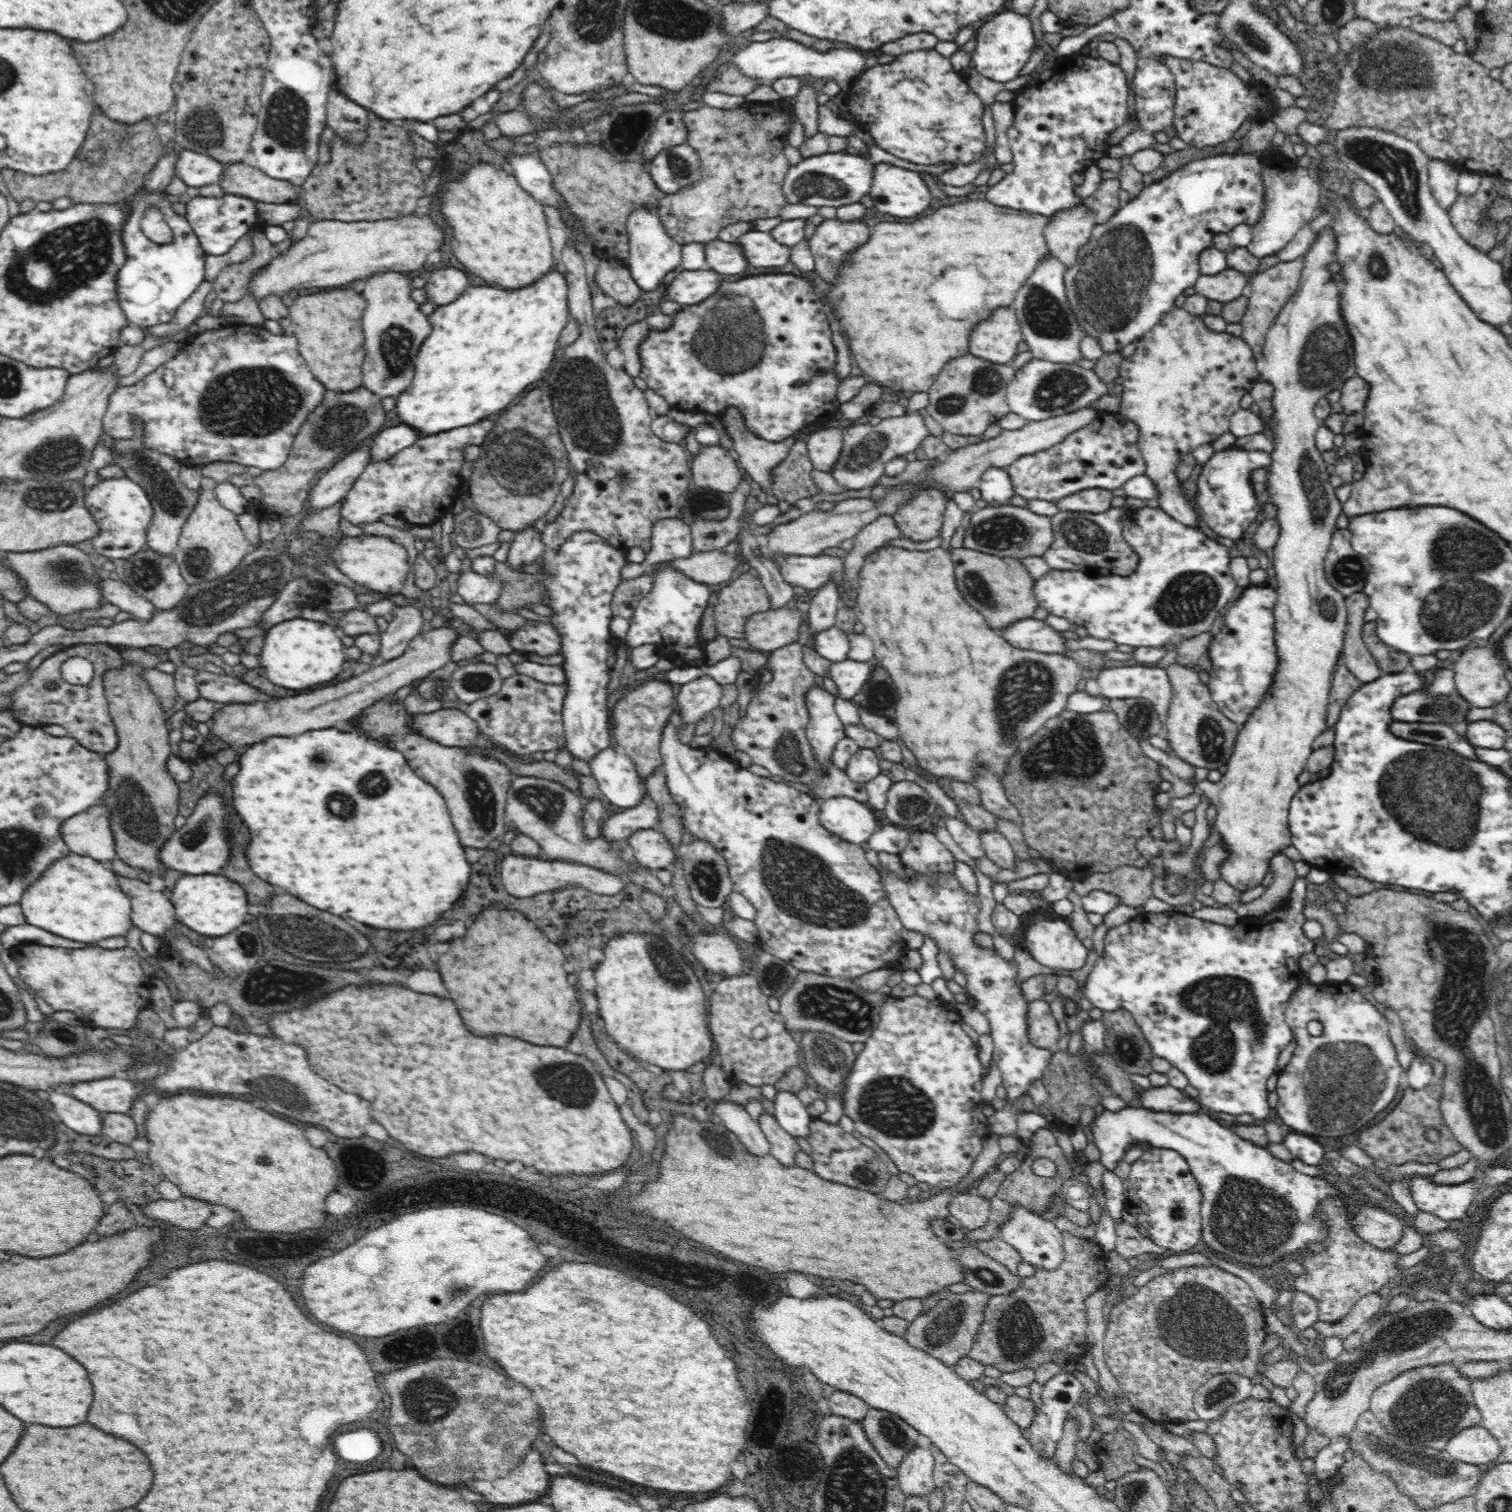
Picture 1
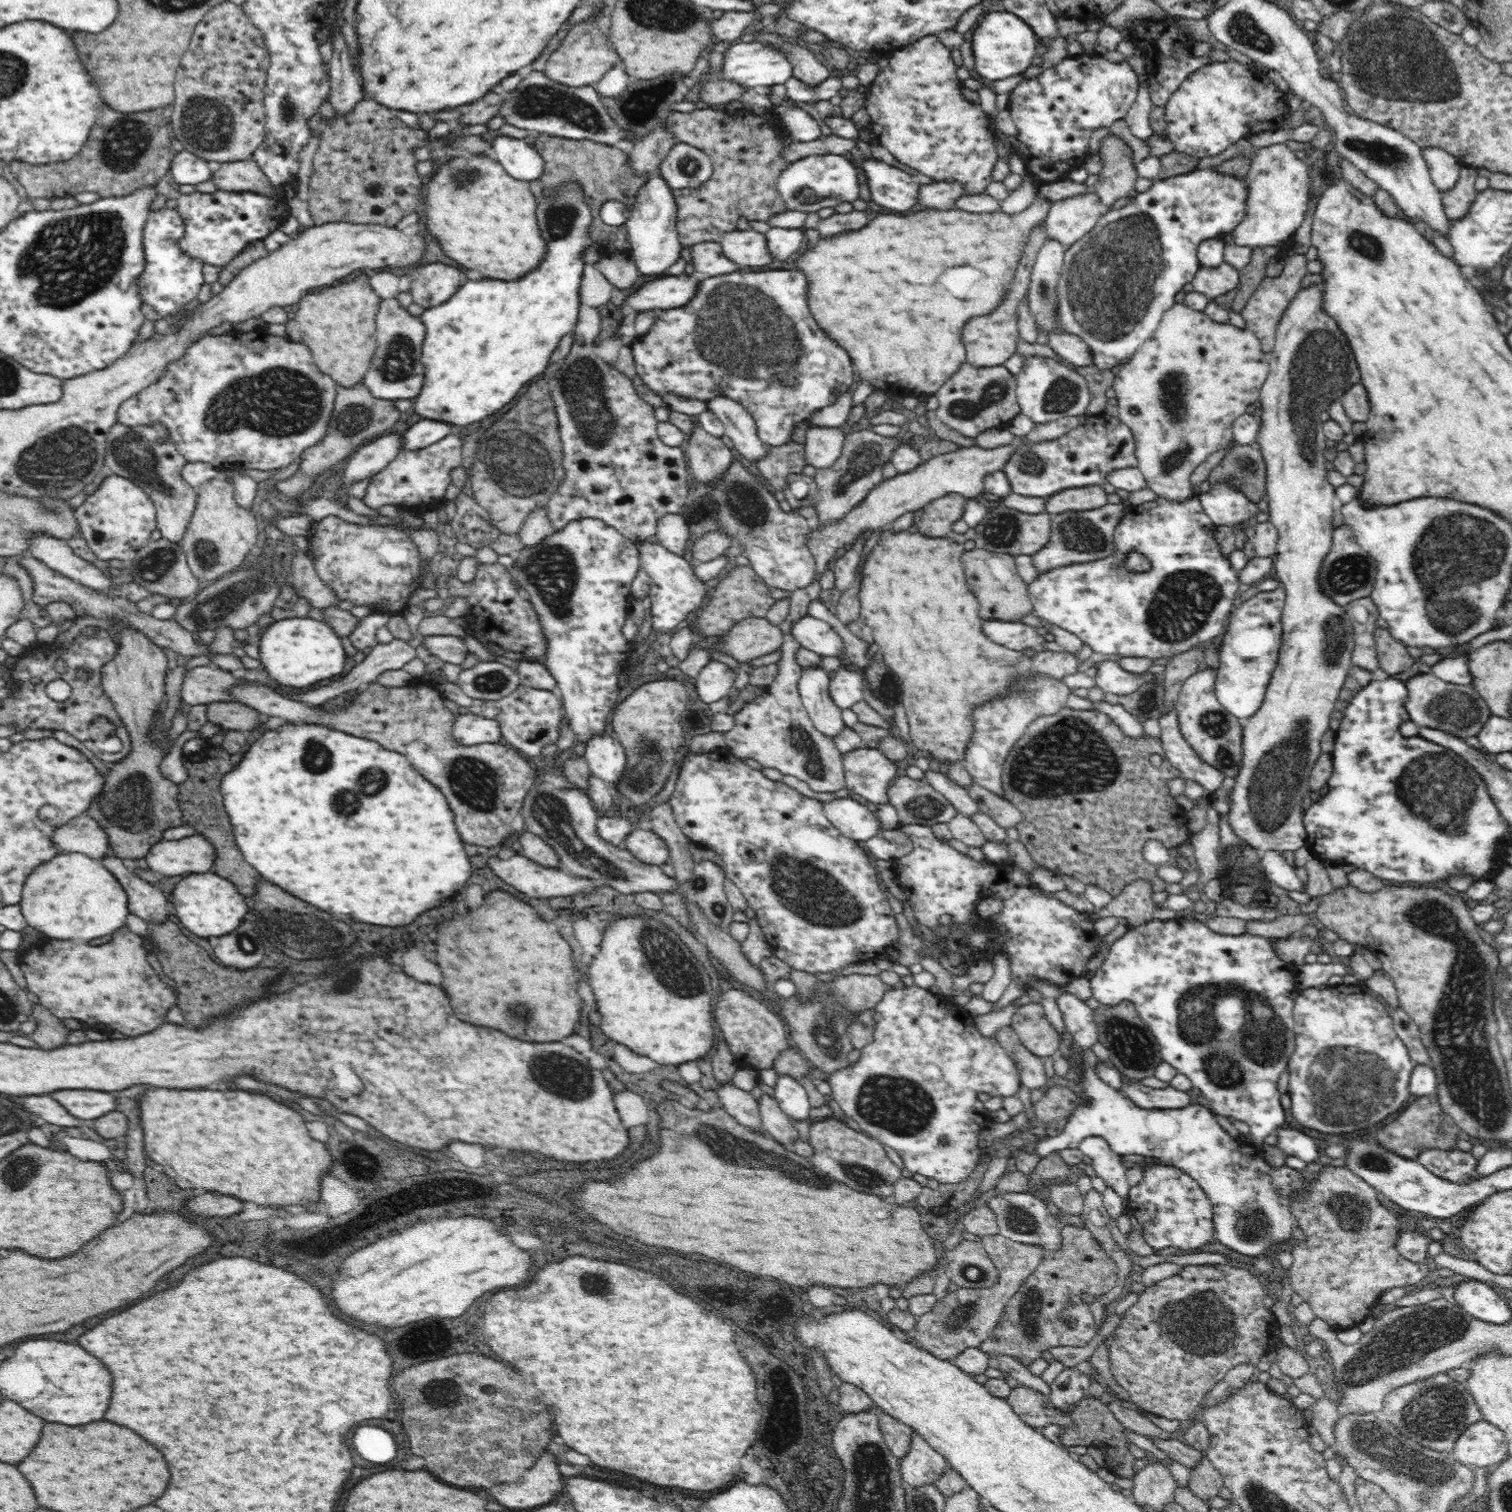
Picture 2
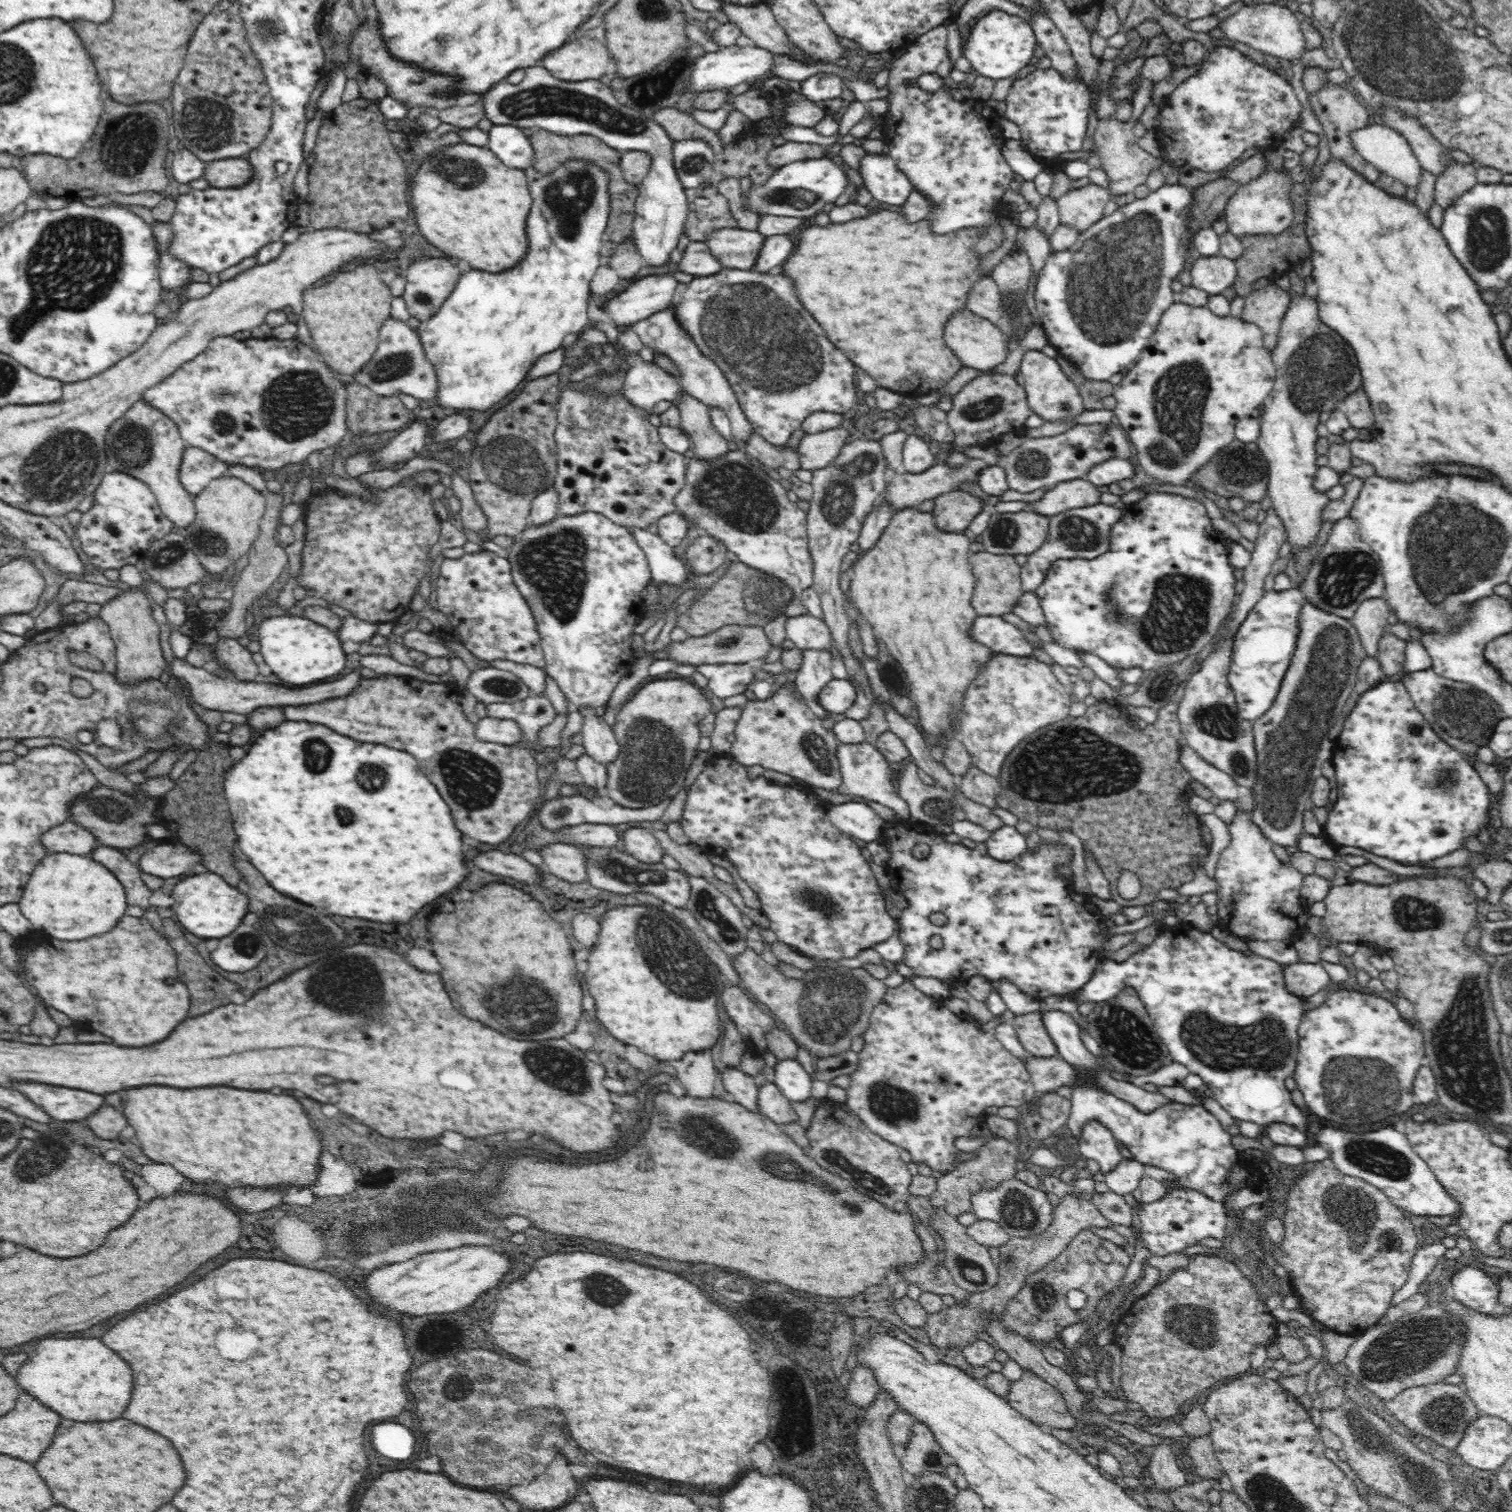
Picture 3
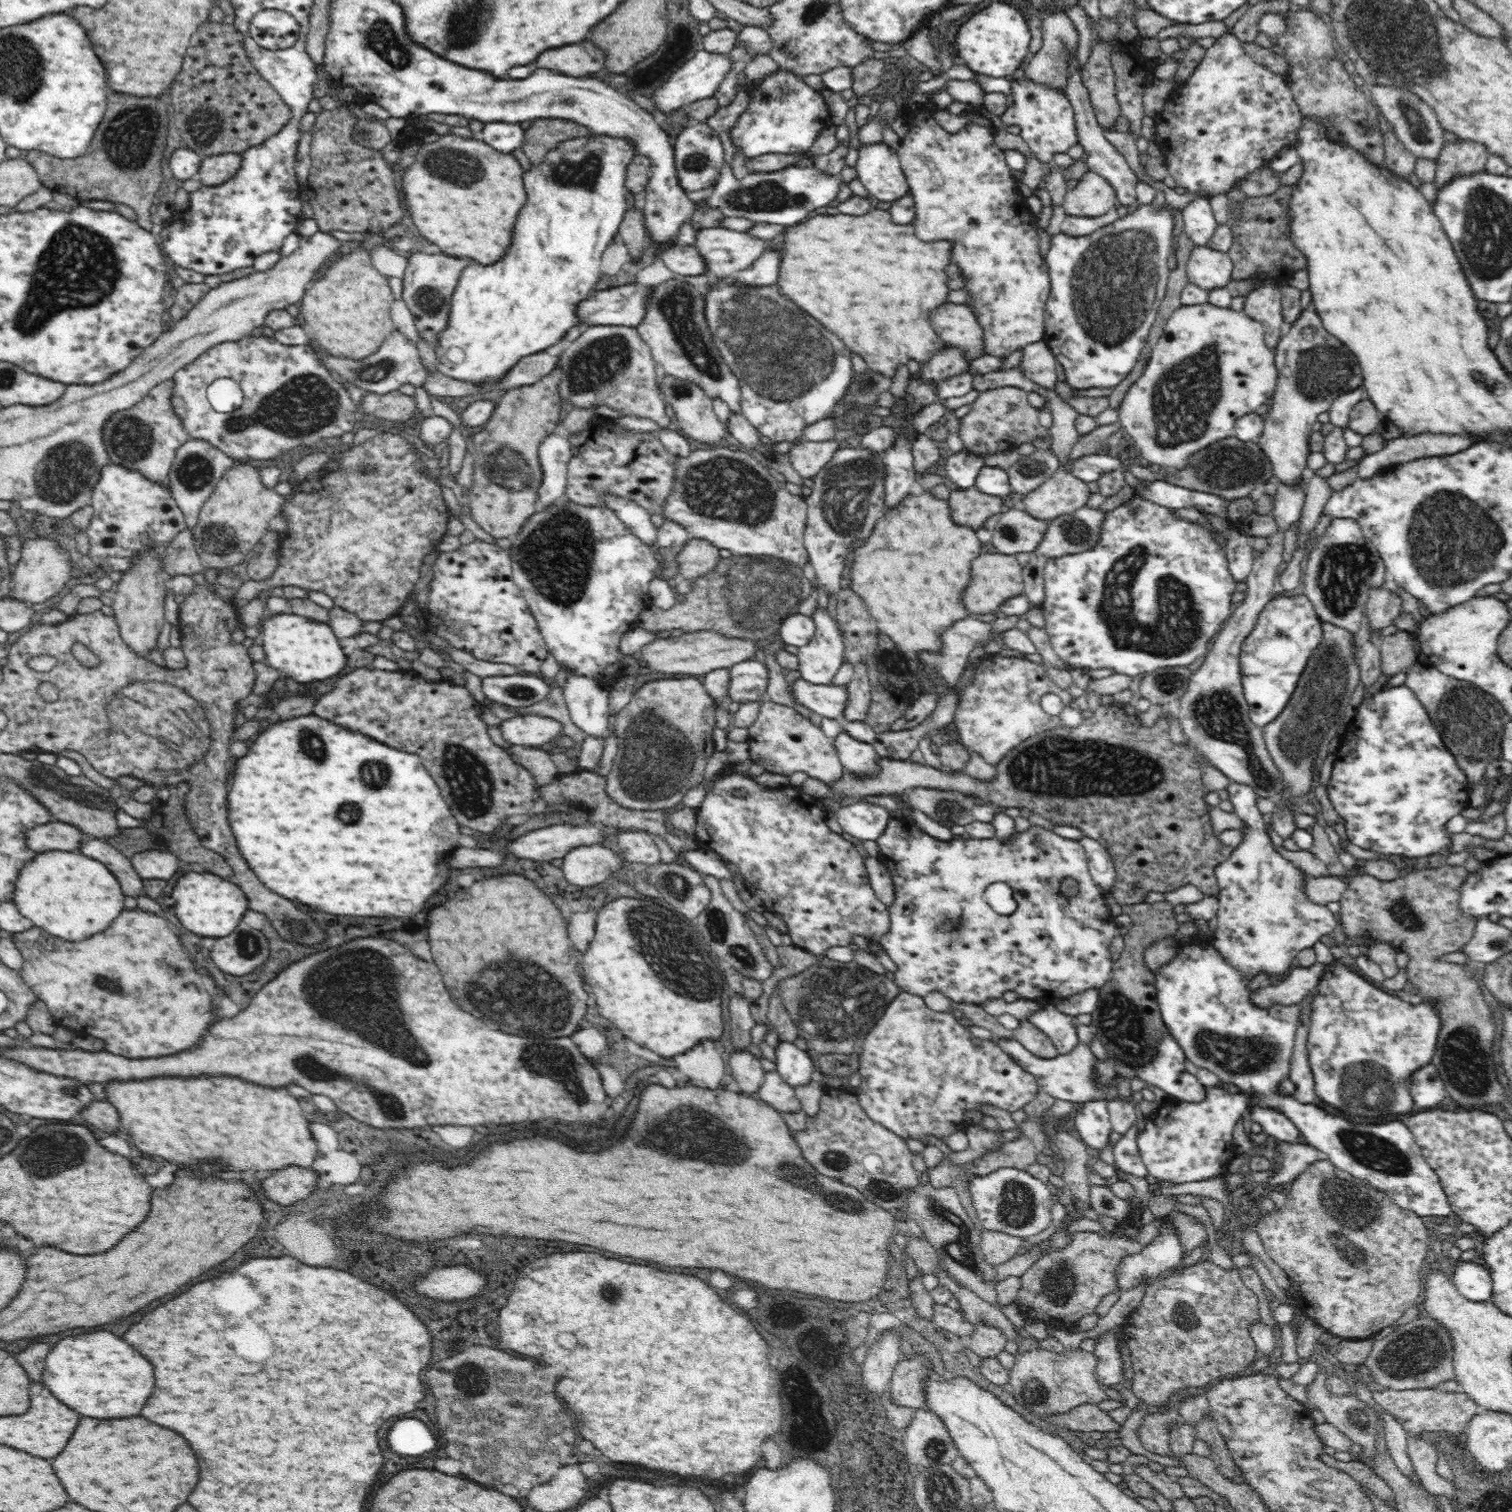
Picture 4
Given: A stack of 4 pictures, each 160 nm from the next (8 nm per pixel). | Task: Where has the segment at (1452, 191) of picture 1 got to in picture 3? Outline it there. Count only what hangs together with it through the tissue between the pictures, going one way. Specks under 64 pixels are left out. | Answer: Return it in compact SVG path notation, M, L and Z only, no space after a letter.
M1386 105L1386 108L1382 109L1382 121L1385 126L1390 126L1390 129L1401 134L1409 142L1422 169L1438 177L1450 164L1454 164L1449 149L1435 139L1428 130L1423 130L1414 118L1403 118L1398 109Z

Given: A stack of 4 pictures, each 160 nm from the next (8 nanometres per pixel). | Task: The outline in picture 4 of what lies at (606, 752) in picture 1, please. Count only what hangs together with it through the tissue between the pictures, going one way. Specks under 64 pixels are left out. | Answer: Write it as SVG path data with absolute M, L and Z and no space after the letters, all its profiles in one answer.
M570 677L563 686L563 696L572 722L587 735L609 735L608 698L610 686L598 686L592 678Z

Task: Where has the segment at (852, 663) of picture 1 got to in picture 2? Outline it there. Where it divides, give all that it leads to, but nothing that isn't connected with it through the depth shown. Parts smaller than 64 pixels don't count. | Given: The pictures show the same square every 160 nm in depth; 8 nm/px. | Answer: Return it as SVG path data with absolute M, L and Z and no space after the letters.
M841 666L828 686L833 703L842 709L851 708L853 704L862 701L864 677L862 671Z

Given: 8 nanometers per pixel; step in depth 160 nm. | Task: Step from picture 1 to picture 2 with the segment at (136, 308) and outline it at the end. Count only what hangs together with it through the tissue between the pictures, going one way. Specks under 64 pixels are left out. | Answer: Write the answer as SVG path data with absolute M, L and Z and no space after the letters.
M162 208L150 211L144 230L142 230L143 270L138 276L138 298L150 304L158 314L170 316L176 314L184 304L190 305L192 298L197 298L202 285L203 262L193 255L182 251L176 240L184 236L185 226L177 209Z

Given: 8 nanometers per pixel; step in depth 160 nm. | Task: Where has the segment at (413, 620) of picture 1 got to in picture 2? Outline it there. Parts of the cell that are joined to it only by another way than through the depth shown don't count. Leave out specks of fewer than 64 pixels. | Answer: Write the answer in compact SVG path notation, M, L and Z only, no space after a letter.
M394 638L386 644L376 643L366 658L361 663L356 663L356 666L338 682L332 682L328 686L304 694L286 694L286 698L320 706L330 698L338 698L346 694L346 691L356 690L362 684L376 681L378 676L387 670L402 669L413 658L416 658L416 650L404 640Z

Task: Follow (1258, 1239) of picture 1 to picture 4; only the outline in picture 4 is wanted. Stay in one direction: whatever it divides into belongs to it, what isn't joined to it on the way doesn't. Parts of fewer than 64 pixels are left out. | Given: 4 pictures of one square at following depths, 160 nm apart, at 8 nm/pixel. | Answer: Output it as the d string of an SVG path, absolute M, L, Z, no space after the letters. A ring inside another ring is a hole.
M1053 1005L1042 1006L1041 1010L1034 1012L1027 1022L1034 1024L1034 1027L1051 1039L1059 1055L1070 1054L1079 1044L1077 1016L1066 1015ZM1206 1088L1207 1096L1200 1102L1186 1102L1182 1100L1169 1100L1162 1104L1156 1112L1143 1114L1147 1120L1145 1129L1136 1136L1136 1143L1140 1150L1143 1164L1148 1174L1158 1180L1168 1183L1182 1184L1183 1182L1208 1180L1213 1176L1224 1175L1229 1161L1236 1154L1234 1140L1234 1125L1240 1117L1248 1114L1249 1104L1253 1101L1253 1095L1234 1094L1223 1088Z

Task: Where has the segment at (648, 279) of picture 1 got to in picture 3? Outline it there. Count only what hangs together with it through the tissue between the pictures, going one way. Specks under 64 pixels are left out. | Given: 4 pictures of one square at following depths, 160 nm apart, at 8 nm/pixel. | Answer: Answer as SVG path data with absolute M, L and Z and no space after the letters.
M532 66L526 70L526 78L520 84L496 84L490 92L486 92L482 98L482 104L486 108L485 118L494 125L514 126L520 129L536 127L546 130L548 133L558 136L574 137L581 134L599 138L610 148L618 151L641 150L651 156L651 167L648 174L639 186L639 194L635 203L635 217L633 221L633 241L642 258L650 266L662 266L670 258L675 258L674 252L678 244L678 238L684 233L684 226L688 214L688 201L685 189L674 169L674 157L672 157L673 141L668 132L651 118L646 117L641 111L628 108L618 103L612 90L600 80L586 80L582 82L566 82L558 80L540 66Z

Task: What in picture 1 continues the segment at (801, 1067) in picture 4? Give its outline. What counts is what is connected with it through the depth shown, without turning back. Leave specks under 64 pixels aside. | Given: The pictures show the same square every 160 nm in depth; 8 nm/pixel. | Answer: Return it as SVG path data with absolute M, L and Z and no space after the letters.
M777 1091L774 1102L774 1116L789 1135L806 1139L810 1134L812 1116L798 1096L788 1091Z

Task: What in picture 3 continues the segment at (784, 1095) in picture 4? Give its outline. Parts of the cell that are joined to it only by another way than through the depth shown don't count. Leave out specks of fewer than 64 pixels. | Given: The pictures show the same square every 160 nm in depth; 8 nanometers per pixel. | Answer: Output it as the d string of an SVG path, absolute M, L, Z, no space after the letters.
M766 1081L759 1086L757 1103L759 1111L777 1125L797 1121L798 1114L794 1111L793 1102L780 1092L776 1083Z

